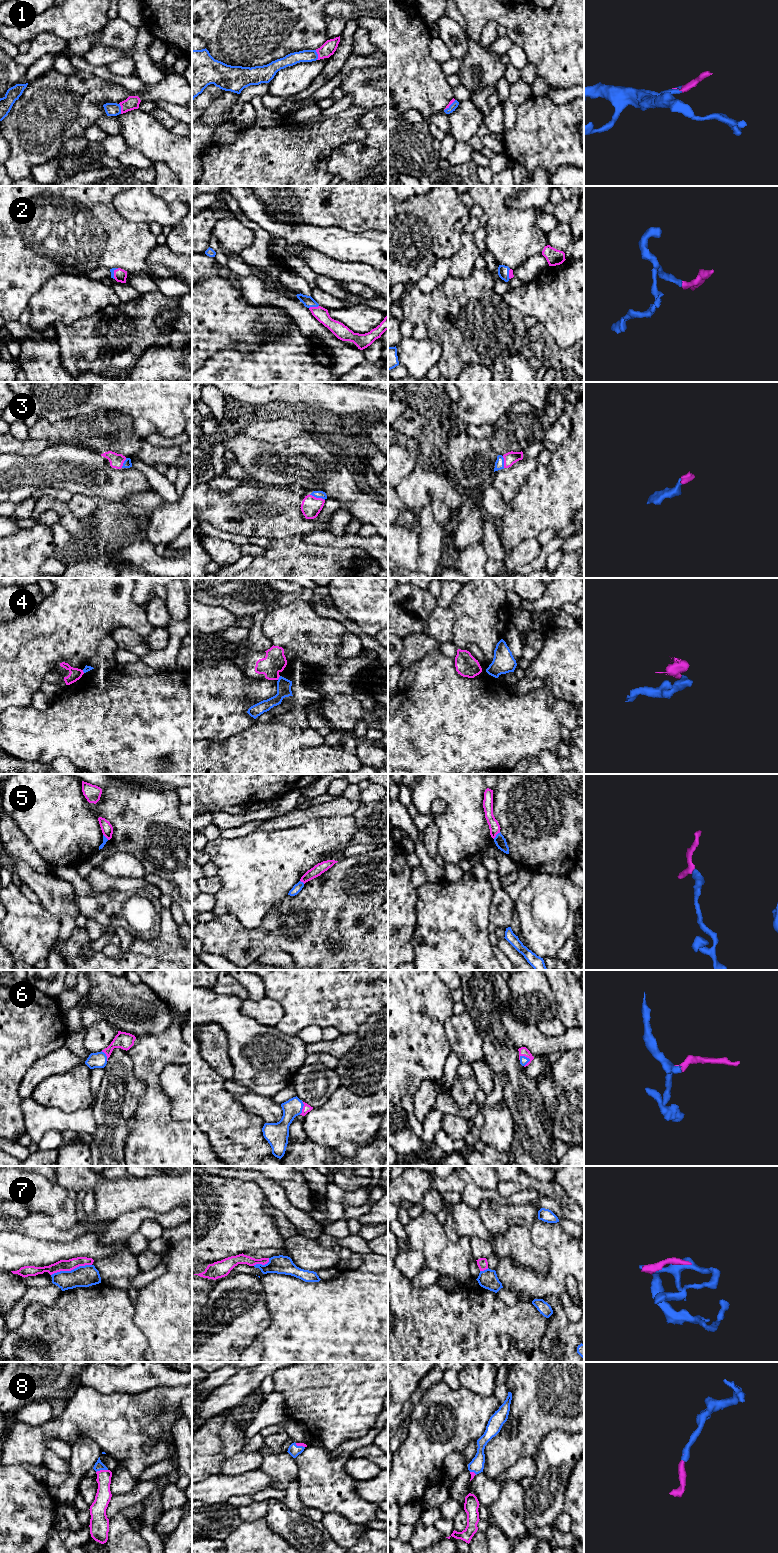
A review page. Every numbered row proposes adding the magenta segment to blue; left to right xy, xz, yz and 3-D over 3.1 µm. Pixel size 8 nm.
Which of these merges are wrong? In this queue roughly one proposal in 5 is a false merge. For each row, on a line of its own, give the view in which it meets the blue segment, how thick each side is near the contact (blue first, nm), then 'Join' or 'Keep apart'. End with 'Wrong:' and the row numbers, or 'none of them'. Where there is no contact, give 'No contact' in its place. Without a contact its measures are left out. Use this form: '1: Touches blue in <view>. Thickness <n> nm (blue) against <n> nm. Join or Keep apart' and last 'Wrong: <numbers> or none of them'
1: Touches blue in xy. Thickness 110 nm (blue) against 110 nm. Join
2: Touches blue in xz. Thickness 90 nm (blue) against 110 nm. Join
3: Touches blue in xz. Thickness 60 nm (blue) against 160 nm. Join
4: Touches blue in xz. Thickness 110 nm (blue) against 180 nm. Keep apart
5: Touches blue in yz. Thickness 90 nm (blue) against 90 nm. Keep apart
6: Touches blue in yz. Thickness 70 nm (blue) against 80 nm. Join
7: Touches blue in xy. Thickness 180 nm (blue) against 100 nm. Keep apart
8: Touches blue in xy. Thickness 70 nm (blue) against 130 nm. Join
Wrong: 4, 5, 7

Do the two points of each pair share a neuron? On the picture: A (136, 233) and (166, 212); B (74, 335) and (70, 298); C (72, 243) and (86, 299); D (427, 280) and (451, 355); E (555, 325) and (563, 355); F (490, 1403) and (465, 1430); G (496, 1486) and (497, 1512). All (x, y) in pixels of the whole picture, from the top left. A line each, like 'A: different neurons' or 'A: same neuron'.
A: different neurons
B: different neurons
C: different neurons
D: different neurons
E: different neurons
F: same neuron
G: different neurons

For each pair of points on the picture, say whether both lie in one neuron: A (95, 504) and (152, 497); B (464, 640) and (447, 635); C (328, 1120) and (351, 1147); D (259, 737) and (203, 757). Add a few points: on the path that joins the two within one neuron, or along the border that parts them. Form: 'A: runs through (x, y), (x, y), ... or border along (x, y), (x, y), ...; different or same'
A: runs through (109, 504), (112, 506), (138, 505); same
B: border along (453, 613), (452, 641); different
C: border along (370, 1138), (359, 1143), (343, 1142), (333, 1148); different
D: runs through (245, 751), (239, 757), (217, 757); same

